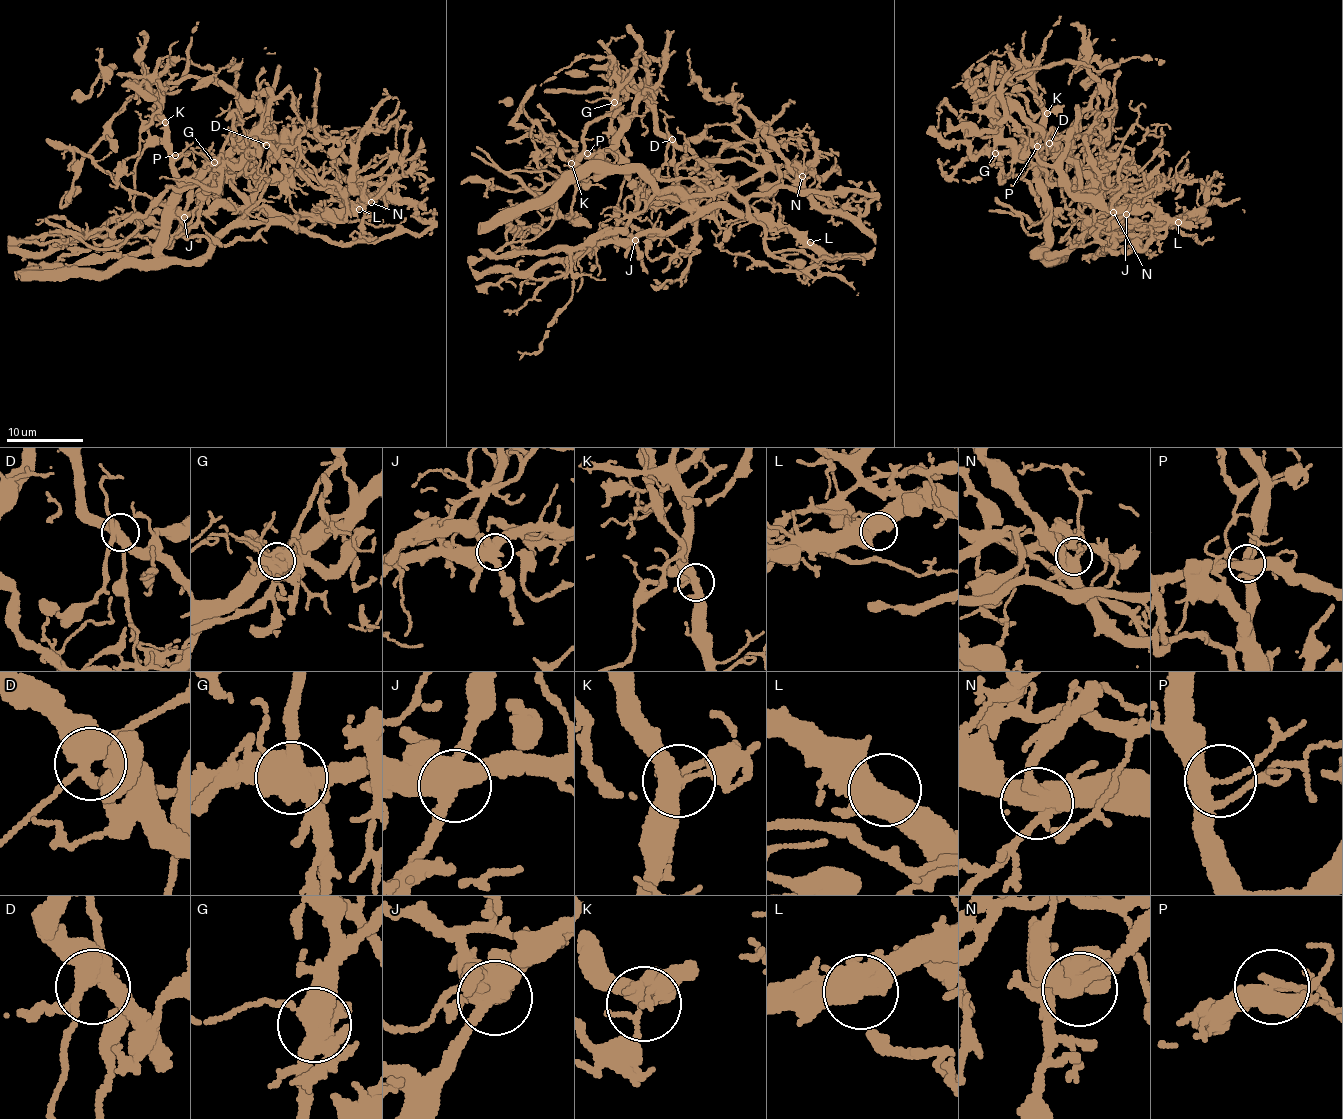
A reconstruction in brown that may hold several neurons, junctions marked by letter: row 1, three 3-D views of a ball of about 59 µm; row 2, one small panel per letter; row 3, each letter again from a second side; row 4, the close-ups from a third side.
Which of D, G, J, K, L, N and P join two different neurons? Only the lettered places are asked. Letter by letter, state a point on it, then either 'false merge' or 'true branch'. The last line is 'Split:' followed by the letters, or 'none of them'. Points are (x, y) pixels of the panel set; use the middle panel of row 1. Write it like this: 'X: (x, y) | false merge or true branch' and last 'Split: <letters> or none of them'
D: (672, 139) | true branch
G: (614, 102) | false merge
J: (635, 240) | false merge
K: (571, 163) | false merge
L: (810, 242) | true branch
N: (802, 176) | true branch
P: (587, 153) | true branch
Split: G, J, K

